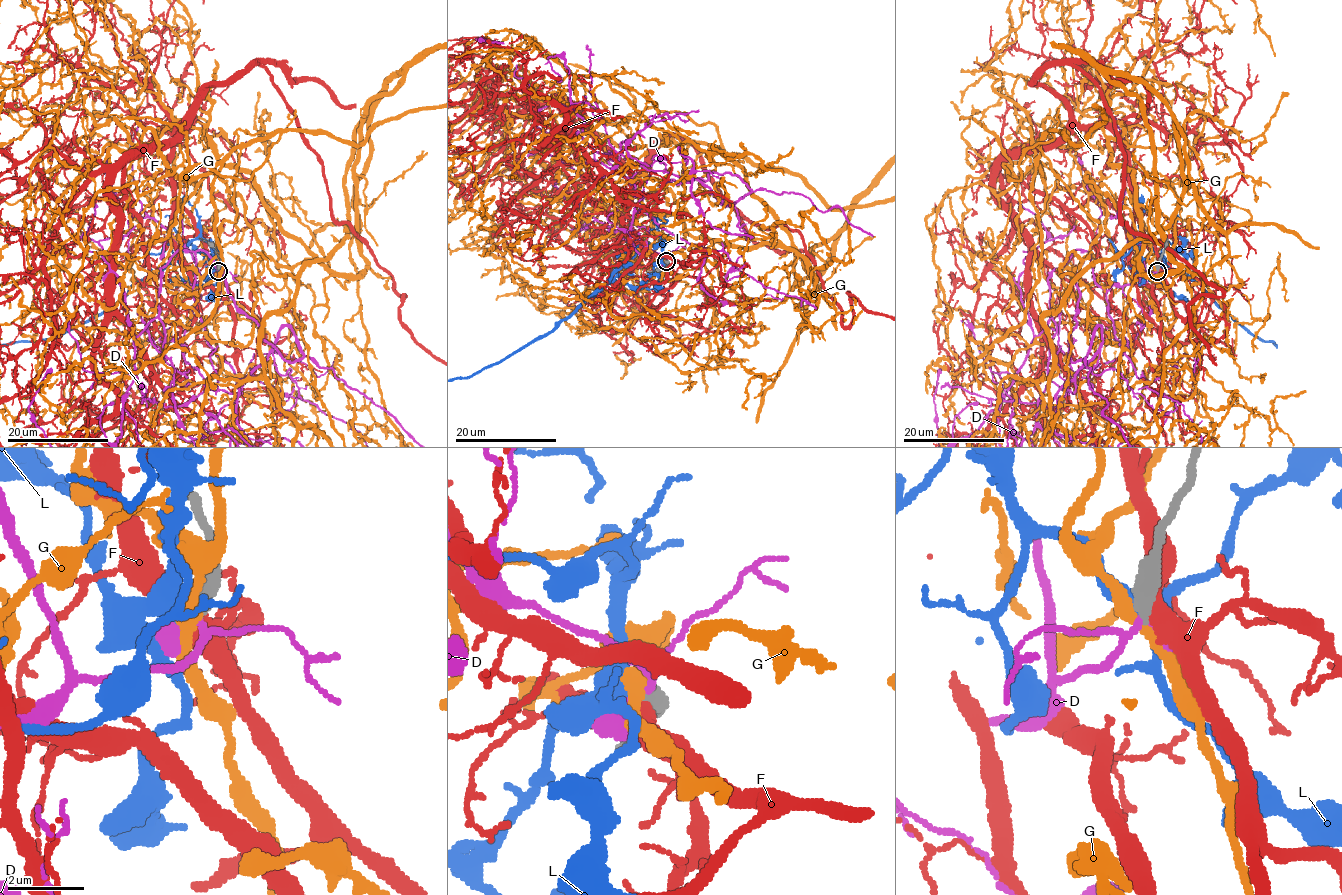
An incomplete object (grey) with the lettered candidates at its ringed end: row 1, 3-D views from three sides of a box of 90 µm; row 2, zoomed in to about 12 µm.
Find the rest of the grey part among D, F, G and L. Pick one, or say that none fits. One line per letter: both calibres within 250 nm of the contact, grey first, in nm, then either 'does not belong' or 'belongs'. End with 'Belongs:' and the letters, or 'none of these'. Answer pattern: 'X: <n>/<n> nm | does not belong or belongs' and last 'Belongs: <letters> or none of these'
D: 500/200 nm | does not belong
F: 550/500 nm | does not belong
G: 550/360 nm | does not belong
L: 550/480 nm | belongs
Belongs: L

